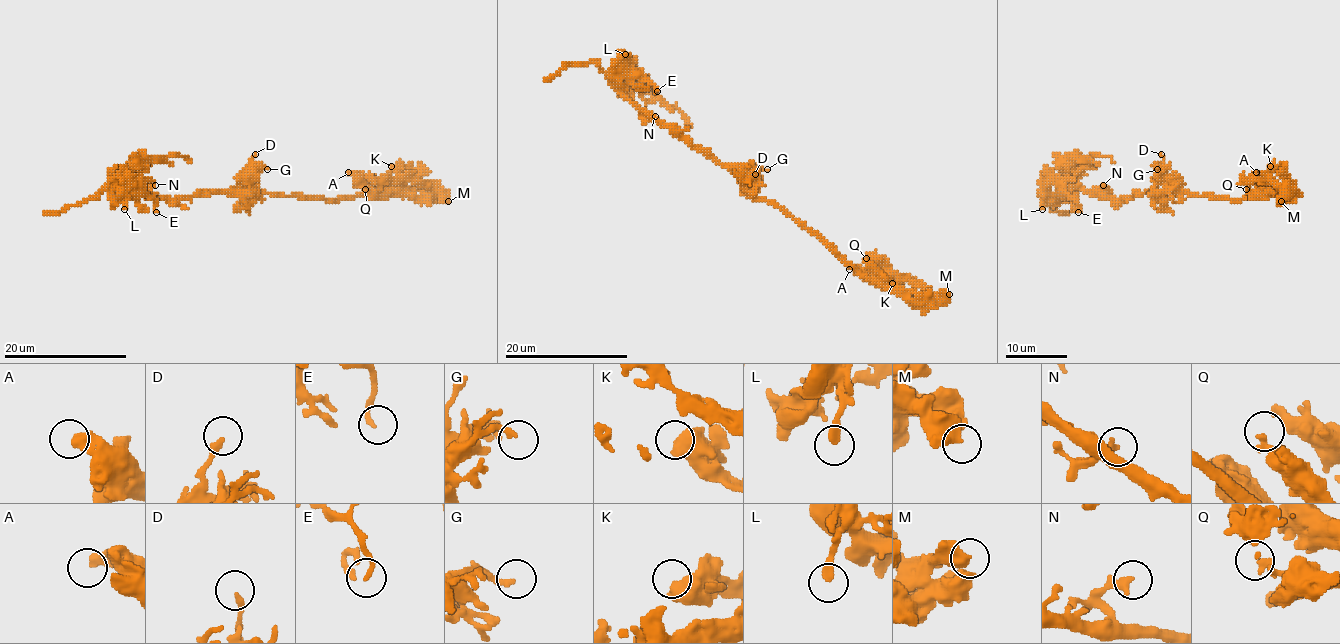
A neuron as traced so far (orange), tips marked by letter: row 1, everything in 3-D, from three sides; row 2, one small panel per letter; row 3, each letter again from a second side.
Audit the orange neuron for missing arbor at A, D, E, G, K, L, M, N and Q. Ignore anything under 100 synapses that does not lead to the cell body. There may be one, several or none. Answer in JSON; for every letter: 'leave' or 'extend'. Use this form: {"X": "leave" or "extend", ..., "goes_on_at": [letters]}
{"A": "leave", "D": "leave", "E": "leave", "G": "leave", "K": "leave", "L": "leave", "M": "leave", "N": "leave", "Q": "leave", "goes_on_at": []}

